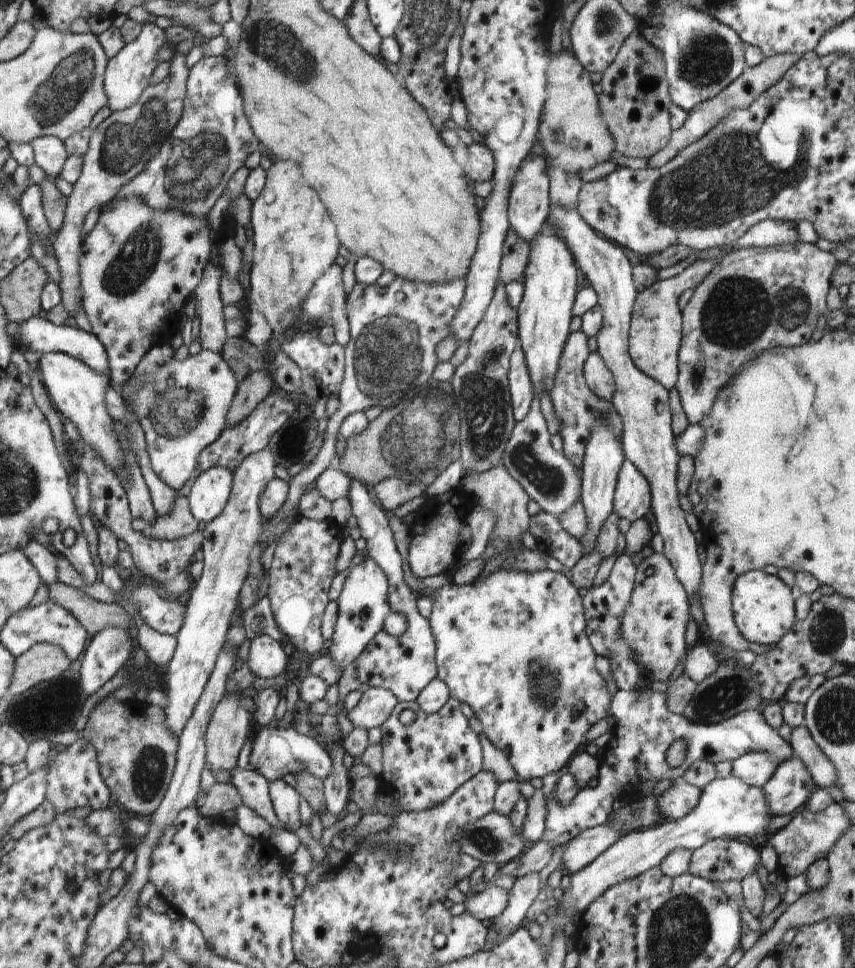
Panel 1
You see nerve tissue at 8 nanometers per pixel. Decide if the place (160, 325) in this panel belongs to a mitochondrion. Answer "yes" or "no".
no

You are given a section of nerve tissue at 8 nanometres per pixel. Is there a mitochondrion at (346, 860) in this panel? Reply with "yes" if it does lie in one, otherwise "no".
no

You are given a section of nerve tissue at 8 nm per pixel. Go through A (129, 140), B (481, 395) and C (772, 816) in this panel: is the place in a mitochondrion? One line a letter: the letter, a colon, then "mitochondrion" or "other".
A: mitochondrion
B: mitochondrion
C: other

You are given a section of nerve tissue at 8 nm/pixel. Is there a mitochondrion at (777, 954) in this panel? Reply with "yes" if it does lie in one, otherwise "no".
no

